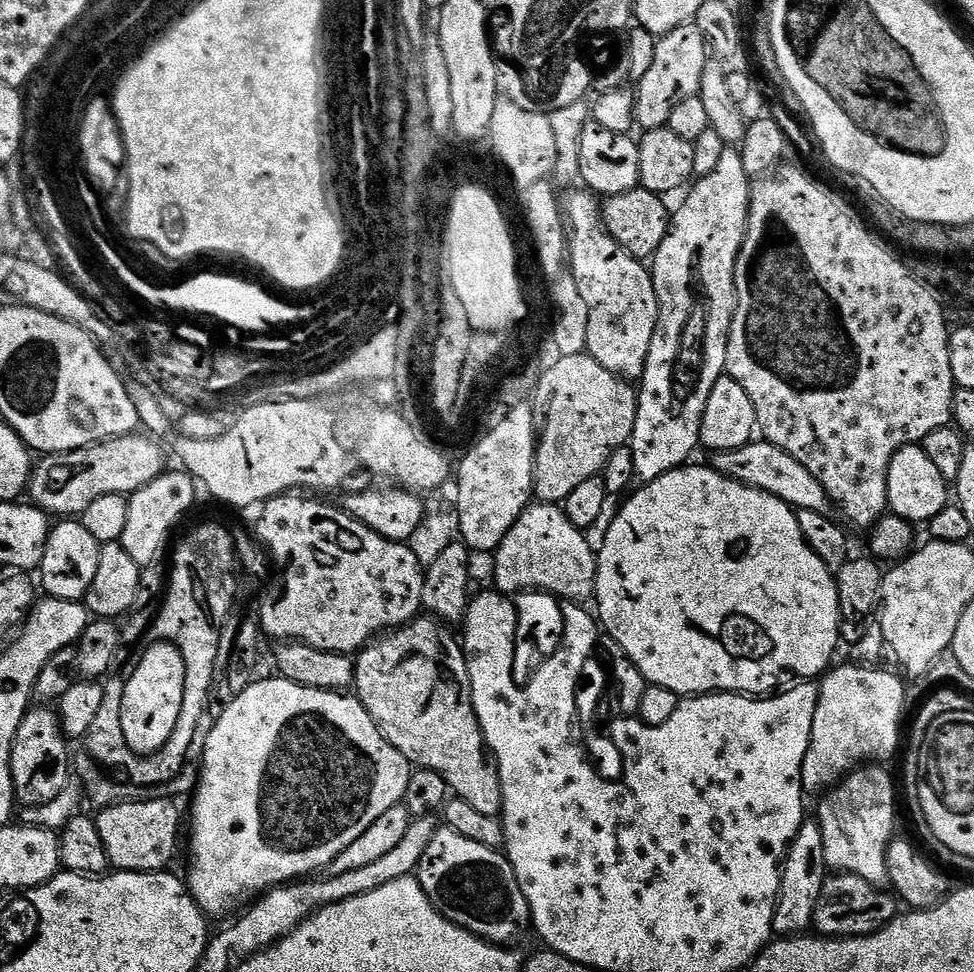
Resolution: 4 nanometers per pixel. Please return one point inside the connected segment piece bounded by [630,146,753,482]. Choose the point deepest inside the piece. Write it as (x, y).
(694, 271)

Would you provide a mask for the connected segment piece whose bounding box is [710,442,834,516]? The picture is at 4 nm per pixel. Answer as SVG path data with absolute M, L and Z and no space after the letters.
M753 442L738 450L717 452L711 459L711 467L717 472L729 476L731 480L737 480L763 492L774 494L782 498L782 502L786 502L794 510L814 510L823 516L833 515L832 499L826 494L818 478L814 478L814 474L810 474L810 470L806 470L806 466L798 462L798 458L790 458L790 454L786 454L786 450L778 446L767 442Z

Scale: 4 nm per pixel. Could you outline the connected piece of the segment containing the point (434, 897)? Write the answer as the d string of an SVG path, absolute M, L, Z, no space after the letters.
M437 827L426 854L422 854L418 879L430 902L447 920L478 938L512 946L524 931L532 928L532 911L507 855L470 842L470 838L462 838L453 828Z

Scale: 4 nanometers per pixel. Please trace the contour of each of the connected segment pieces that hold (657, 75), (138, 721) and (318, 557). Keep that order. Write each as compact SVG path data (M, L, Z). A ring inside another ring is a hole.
M695 22L678 26L670 30L670 34L659 37L654 50L654 63L638 81L637 88L640 89L634 92L636 124L644 130L665 127L676 106L691 96L700 95L704 67L709 59L709 43Z
M156 642L140 660L122 691L122 729L130 750L148 756L164 747L174 733L186 688L186 662L177 645Z
M285 494L276 496L273 500L264 501L259 509L260 521L256 524L255 539L266 549L273 565L288 564L288 569L276 580L276 585L272 588L272 593L260 604L260 614L258 621L263 628L263 635L270 638L273 636L276 642L299 642L309 644L318 650L327 652L342 652L345 654L356 654L361 651L373 638L387 633L389 630L395 630L404 627L405 624L417 619L422 612L422 586L424 585L425 565L420 565L420 560L416 557L416 552L407 543L399 540L388 540L382 534L370 530L357 520L355 516L348 515L343 507L332 504L323 504L323 499L312 498L316 500L307 500L304 494Z

